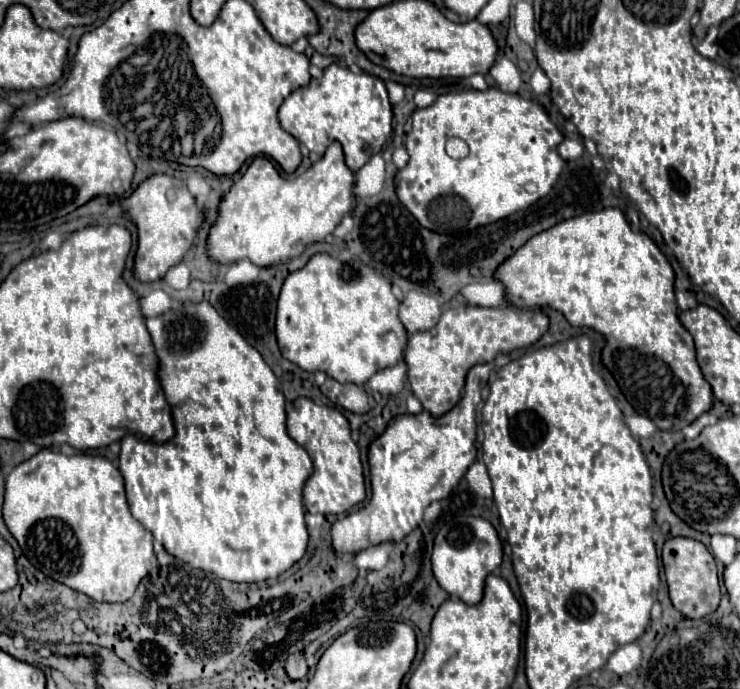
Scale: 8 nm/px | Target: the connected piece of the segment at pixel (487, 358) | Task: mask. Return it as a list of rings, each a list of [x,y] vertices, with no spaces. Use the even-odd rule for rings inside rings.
[[[474,305],[446,309],[436,327],[412,333],[408,339],[404,361],[408,365],[408,381],[412,393],[432,417],[440,417],[460,401],[464,377],[472,365],[490,363],[500,353],[530,347],[547,332],[548,327],[548,316],[542,311],[531,309],[514,311]]]

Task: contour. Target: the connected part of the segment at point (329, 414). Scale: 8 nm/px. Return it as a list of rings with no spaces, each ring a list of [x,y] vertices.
[[[298,397],[292,413],[288,413],[288,435],[306,449],[314,463],[314,473],[304,485],[304,507],[310,513],[336,515],[366,499],[360,449],[352,441],[350,423],[338,409],[326,405],[320,407],[306,397]]]

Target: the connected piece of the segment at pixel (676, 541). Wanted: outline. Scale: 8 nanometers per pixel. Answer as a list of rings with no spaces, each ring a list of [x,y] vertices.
[[[674,537],[664,543],[662,563],[666,571],[666,581],[670,589],[672,605],[690,619],[702,619],[718,609],[720,603],[720,583],[716,575],[716,563],[704,543],[688,537]]]

